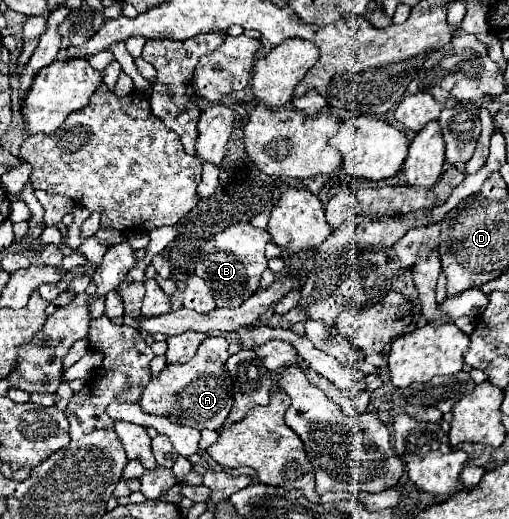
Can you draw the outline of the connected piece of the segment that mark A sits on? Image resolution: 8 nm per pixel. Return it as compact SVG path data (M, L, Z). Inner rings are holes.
M207 336L197 354L185 364L167 364L159 376L153 376L145 386L141 396L141 408L147 414L157 416L177 416L185 426L197 430L219 430L233 408L233 388L231 376L225 368L229 358L227 340L219 336Z

